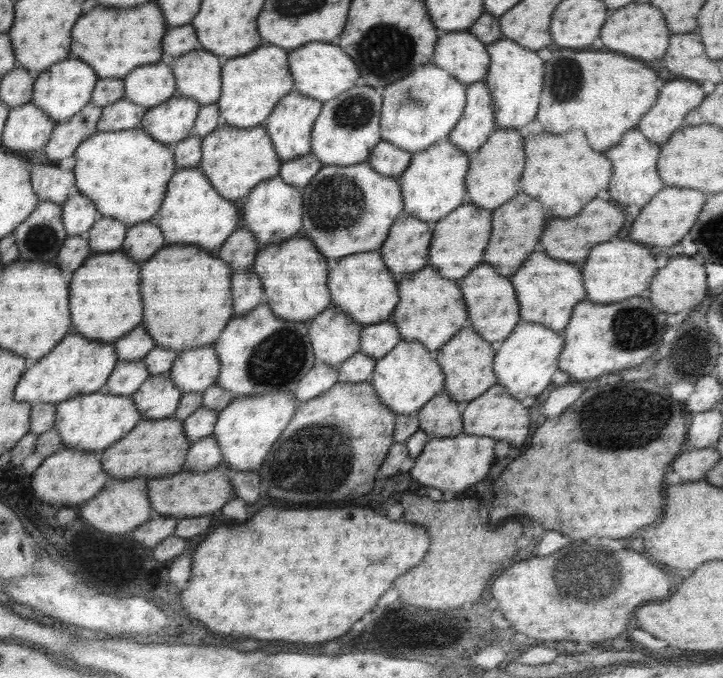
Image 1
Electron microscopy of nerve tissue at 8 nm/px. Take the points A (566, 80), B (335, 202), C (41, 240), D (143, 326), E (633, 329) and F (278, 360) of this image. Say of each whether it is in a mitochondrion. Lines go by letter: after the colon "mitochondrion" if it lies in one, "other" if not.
A: mitochondrion
B: mitochondrion
C: mitochondrion
D: other
E: mitochondrion
F: mitochondrion

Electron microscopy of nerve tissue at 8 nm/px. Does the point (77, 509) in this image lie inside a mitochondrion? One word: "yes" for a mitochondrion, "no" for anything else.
no

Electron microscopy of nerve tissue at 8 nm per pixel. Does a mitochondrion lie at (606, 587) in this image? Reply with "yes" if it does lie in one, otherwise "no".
yes

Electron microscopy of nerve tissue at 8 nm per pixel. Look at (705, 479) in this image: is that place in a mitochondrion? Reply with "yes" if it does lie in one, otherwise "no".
no

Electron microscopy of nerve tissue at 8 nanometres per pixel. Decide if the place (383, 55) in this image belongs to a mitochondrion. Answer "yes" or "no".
yes

